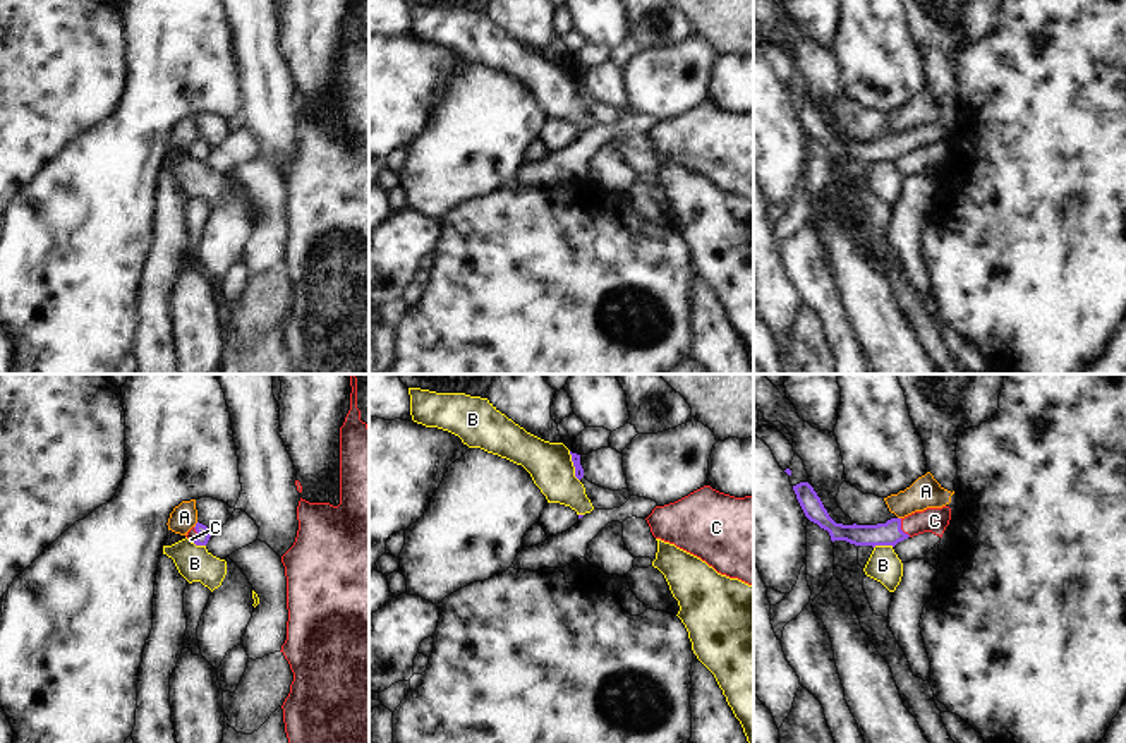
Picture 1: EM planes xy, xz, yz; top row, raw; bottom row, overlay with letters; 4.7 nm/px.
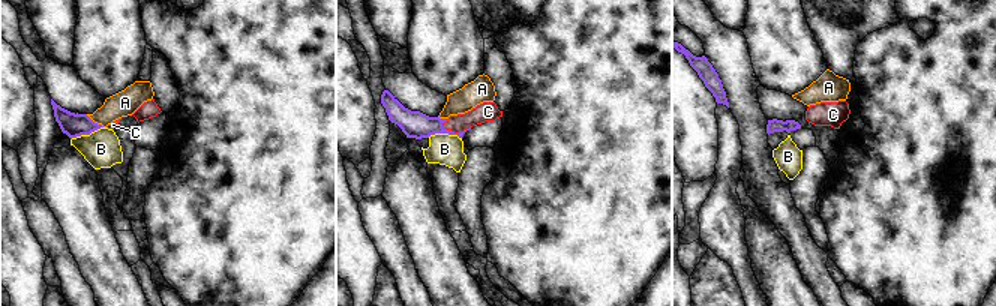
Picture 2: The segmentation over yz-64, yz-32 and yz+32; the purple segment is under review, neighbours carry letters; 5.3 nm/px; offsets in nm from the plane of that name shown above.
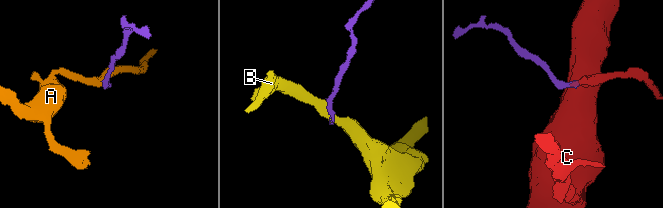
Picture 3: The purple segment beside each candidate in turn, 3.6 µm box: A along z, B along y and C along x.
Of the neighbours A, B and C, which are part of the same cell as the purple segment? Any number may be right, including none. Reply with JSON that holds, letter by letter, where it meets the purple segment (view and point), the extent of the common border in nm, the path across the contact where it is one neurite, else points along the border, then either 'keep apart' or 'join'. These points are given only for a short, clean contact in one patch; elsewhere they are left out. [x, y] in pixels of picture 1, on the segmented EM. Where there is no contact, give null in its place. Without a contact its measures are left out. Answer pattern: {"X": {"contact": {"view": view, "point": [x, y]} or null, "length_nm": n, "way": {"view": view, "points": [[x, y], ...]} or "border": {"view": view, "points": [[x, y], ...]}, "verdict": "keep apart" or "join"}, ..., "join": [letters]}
{"A": {"contact": {"view": "xy", "point": [196, 525]}, "length_nm": 40, "border": {"view": "xy", "points": [[198, 522], [194, 527]]}, "verdict": "keep apart"}, "B": {"contact": {"view": "xz", "point": [574, 465]}, "length_nm": 150, "border": {"view": "xz", "points": [[569, 452], [574, 462], [574, 476], [579, 481]]}, "verdict": "keep apart"}, "C": {"contact": {"view": "yz", "point": [900, 529]}, "length_nm": 100, "way": {"view": "yz", "points": [[883, 534], [900, 529], [934, 520]]}, "verdict": "join"}, "join": ["C"]}

